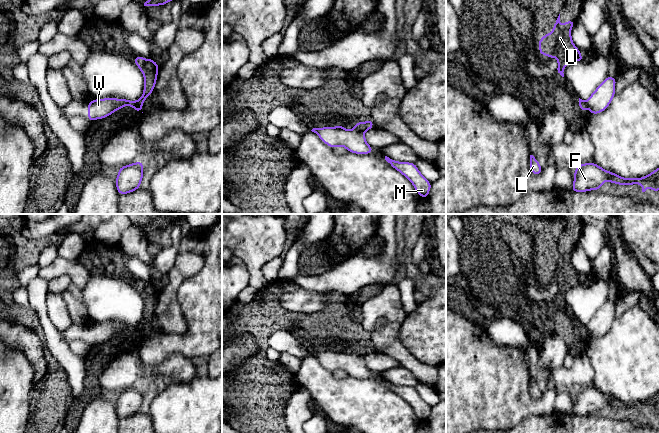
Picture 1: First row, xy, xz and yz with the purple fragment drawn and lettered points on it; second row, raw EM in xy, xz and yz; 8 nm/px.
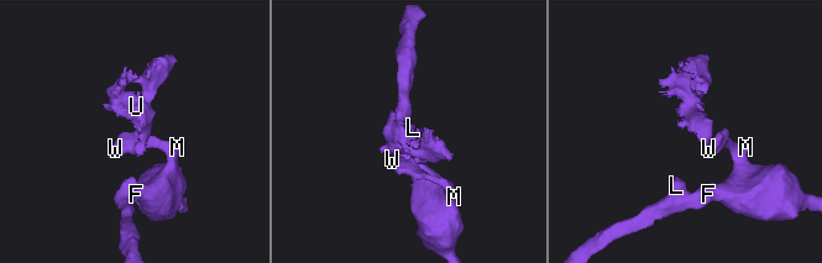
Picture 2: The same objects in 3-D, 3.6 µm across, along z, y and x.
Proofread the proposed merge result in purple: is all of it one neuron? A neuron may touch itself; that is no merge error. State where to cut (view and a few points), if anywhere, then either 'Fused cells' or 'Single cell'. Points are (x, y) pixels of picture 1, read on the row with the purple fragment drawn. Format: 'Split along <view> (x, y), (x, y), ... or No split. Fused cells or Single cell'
Split along xz (354, 129), (363, 133). Fused cells

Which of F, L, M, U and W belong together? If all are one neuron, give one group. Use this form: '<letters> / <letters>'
F L M W / U

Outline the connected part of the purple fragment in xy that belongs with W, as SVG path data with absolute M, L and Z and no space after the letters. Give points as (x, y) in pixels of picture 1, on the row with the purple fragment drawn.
M94 99L87 104L89 111L87 118L90 122L97 119L103 119L111 115L113 112L123 108L125 105L131 106L133 104L134 101L127 99Z

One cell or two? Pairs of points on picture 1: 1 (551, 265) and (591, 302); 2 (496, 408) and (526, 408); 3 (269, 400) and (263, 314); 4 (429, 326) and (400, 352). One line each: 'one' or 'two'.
1: two
2: one
3: one
4: two

